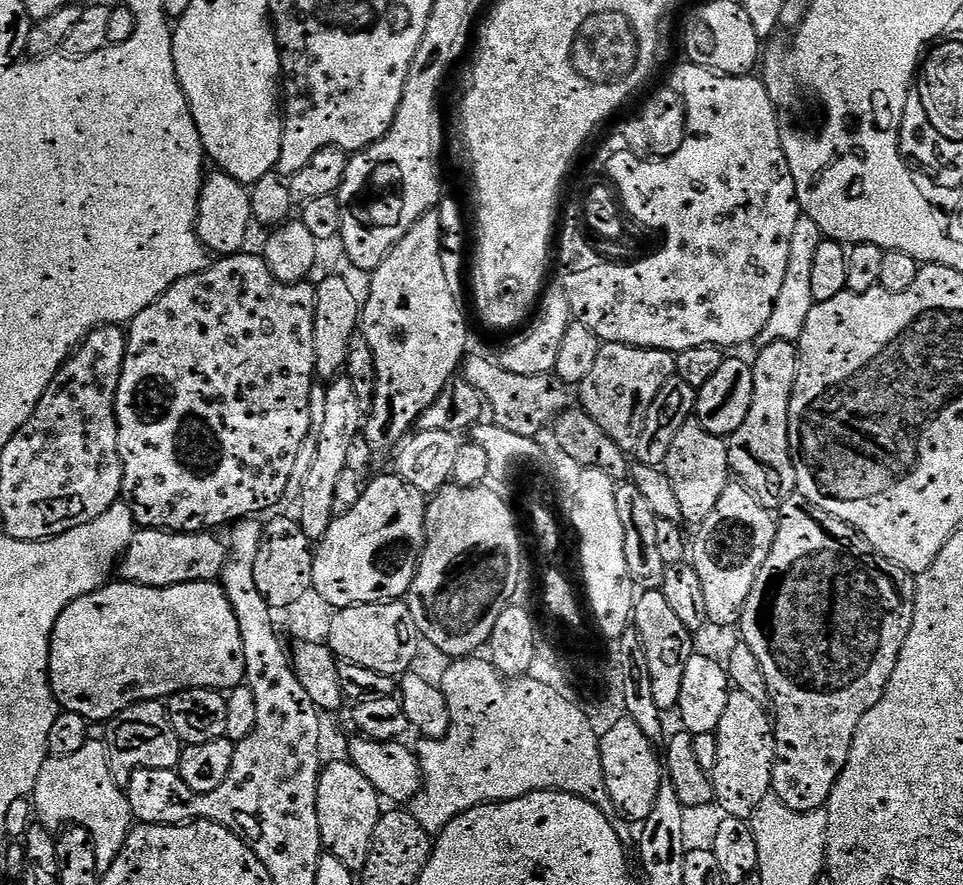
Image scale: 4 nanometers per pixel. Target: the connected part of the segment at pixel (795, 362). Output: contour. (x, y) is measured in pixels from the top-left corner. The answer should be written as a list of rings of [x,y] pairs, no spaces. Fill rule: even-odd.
[[[776,340],[772,344],[764,344],[761,349],[752,364],[754,402],[750,406],[750,414],[746,414],[746,422],[738,426],[733,436],[727,437],[728,457],[739,483],[749,488],[765,508],[776,510],[797,491],[788,415],[794,382],[800,369],[800,353],[791,340]]]

